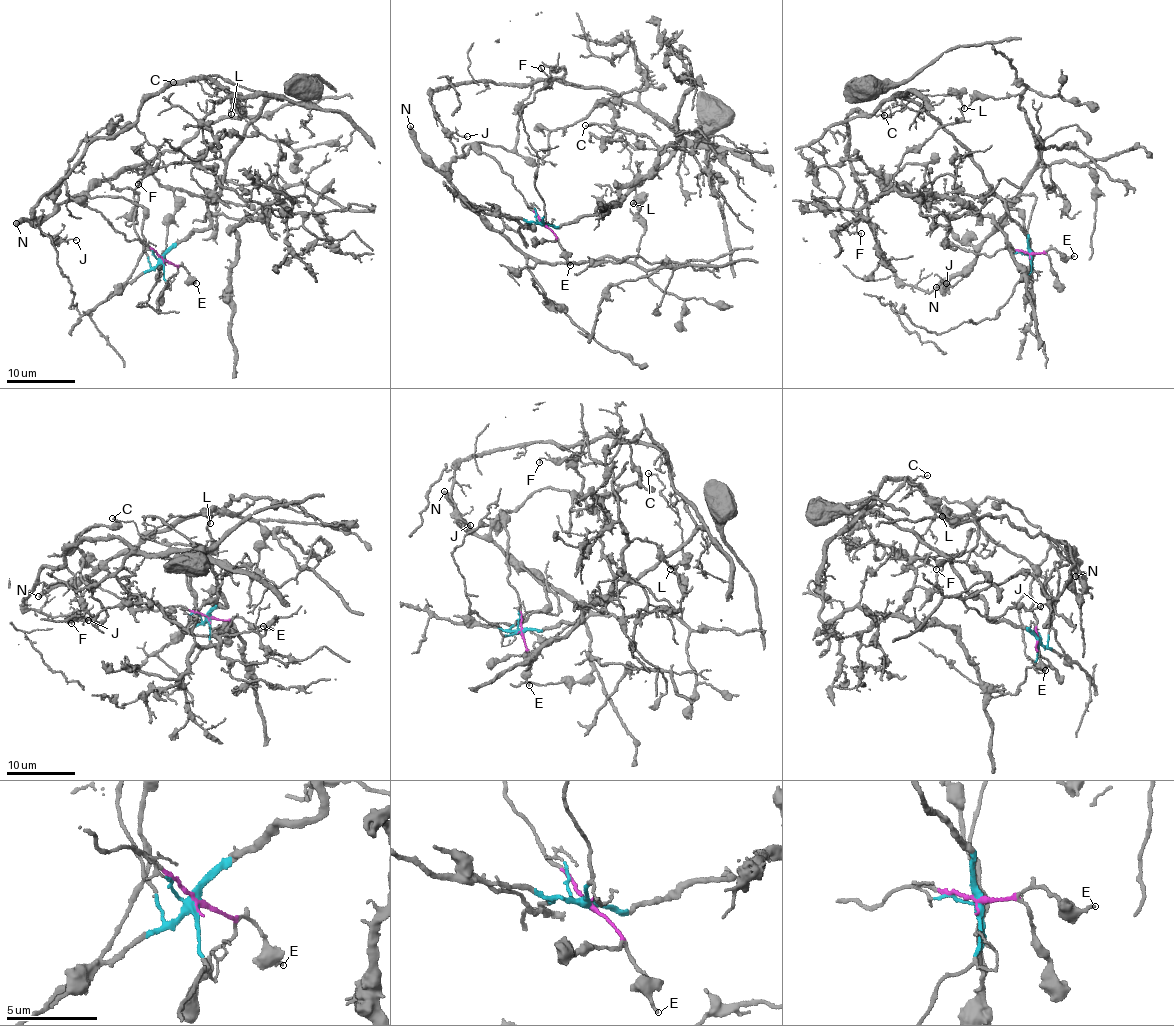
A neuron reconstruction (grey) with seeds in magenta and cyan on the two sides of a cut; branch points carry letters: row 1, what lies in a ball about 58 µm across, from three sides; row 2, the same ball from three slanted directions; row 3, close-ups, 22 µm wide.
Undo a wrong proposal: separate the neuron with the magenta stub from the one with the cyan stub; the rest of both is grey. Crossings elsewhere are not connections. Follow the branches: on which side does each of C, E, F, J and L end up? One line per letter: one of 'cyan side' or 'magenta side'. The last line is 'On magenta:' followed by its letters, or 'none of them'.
C: cyan side
E: magenta side
F: cyan side
J: cyan side
L: cyan side
On magenta: E

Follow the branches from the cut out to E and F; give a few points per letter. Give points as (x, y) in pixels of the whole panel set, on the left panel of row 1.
E: (162, 260), (183, 267), (196, 283)
F: (162, 260), (209, 224), (225, 163), (275, 96), (197, 77), (168, 84), (139, 113), (160, 162), (138, 184)

